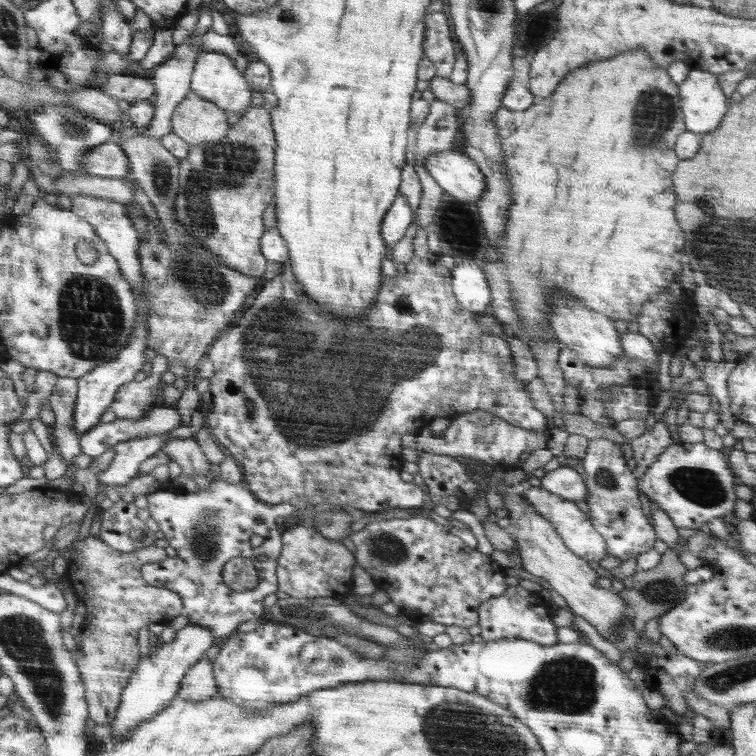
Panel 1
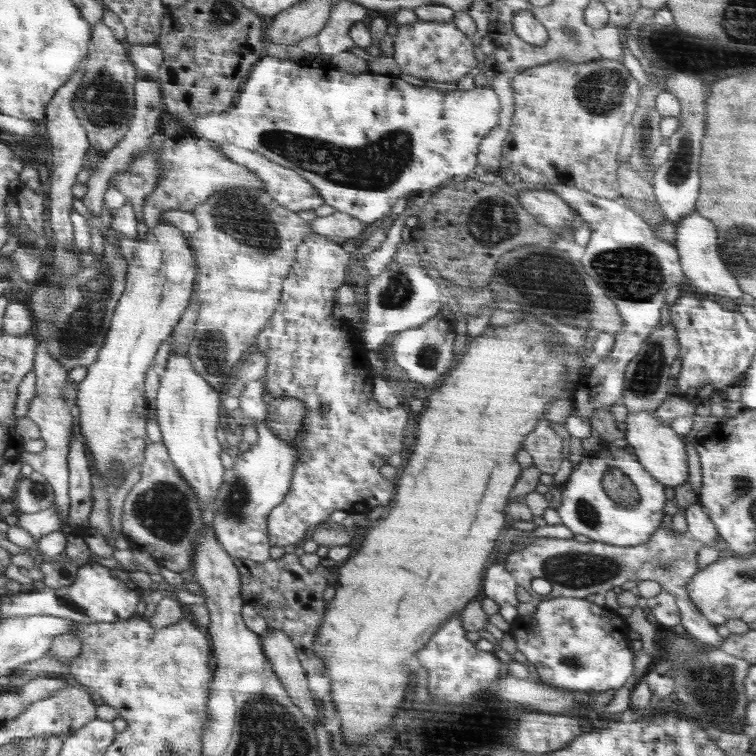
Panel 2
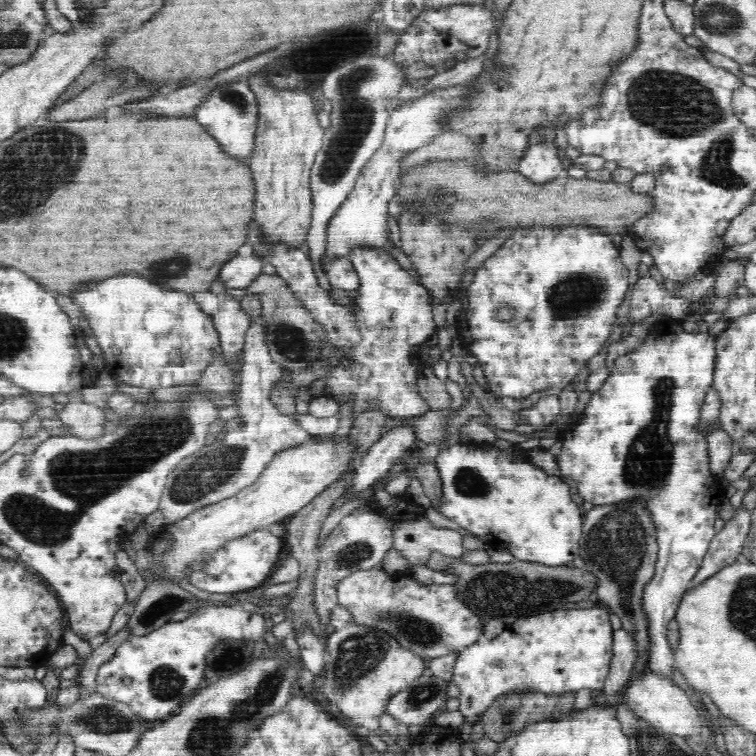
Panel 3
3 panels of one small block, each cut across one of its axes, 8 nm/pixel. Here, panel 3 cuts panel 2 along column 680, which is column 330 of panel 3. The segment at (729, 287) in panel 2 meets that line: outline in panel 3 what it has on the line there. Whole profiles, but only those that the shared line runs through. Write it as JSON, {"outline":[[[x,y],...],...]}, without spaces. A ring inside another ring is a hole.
{"outline":[[[471,81],[462,84],[453,84],[444,88],[434,89],[421,94],[414,100],[402,103],[391,112],[391,118],[385,128],[384,144],[376,154],[364,164],[360,176],[357,178],[354,190],[330,219],[327,228],[327,241],[324,258],[338,261],[338,256],[350,259],[350,250],[354,246],[373,246],[384,252],[390,250],[390,232],[388,234],[388,202],[394,196],[394,180],[400,178],[400,160],[420,148],[430,144],[434,138],[446,132],[446,116],[458,104],[462,104],[462,96],[470,88]]]}

